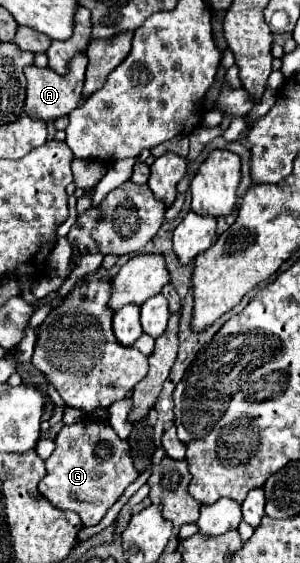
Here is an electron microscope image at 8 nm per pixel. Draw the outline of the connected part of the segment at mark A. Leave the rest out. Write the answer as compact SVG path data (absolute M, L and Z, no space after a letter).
M77 53L71 59L71 65L67 67L65 75L57 75L49 67L37 67L37 65L27 65L25 77L27 77L27 97L25 97L25 107L23 113L33 119L43 119L43 121L53 121L57 117L63 117L71 113L81 101L83 101L83 81L85 81L85 69L87 69L87 55Z

